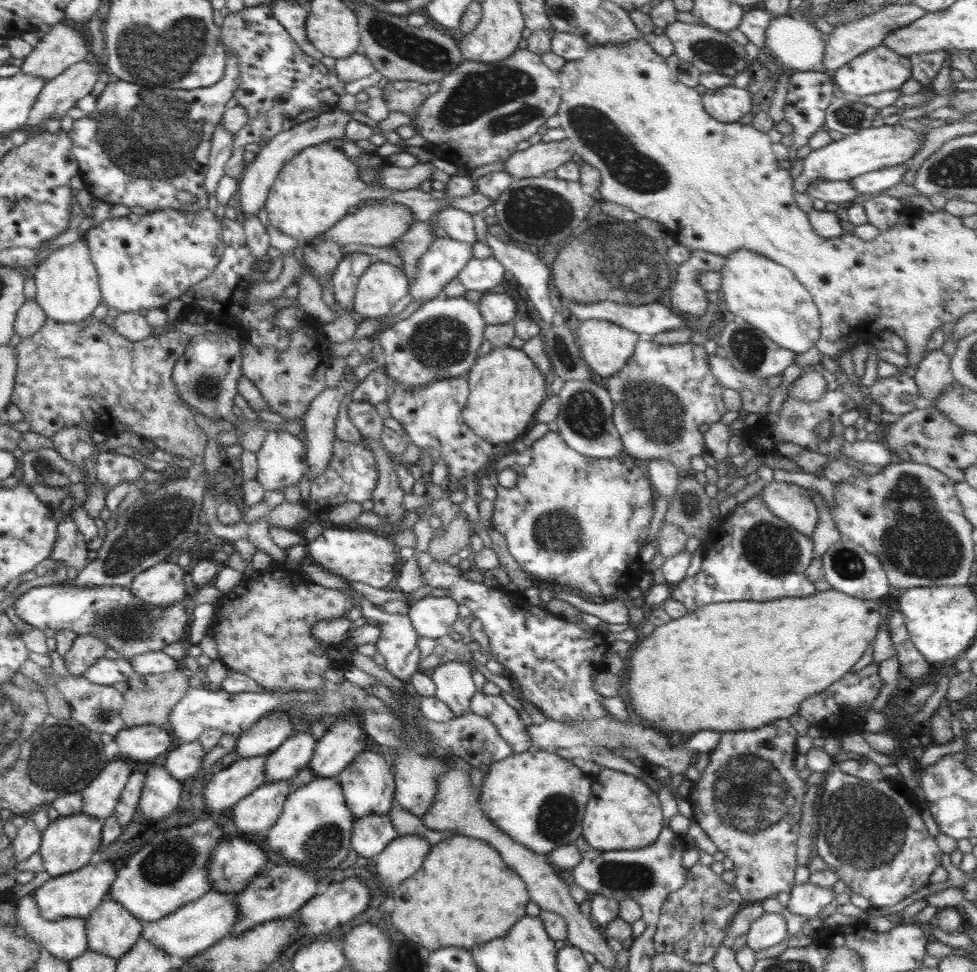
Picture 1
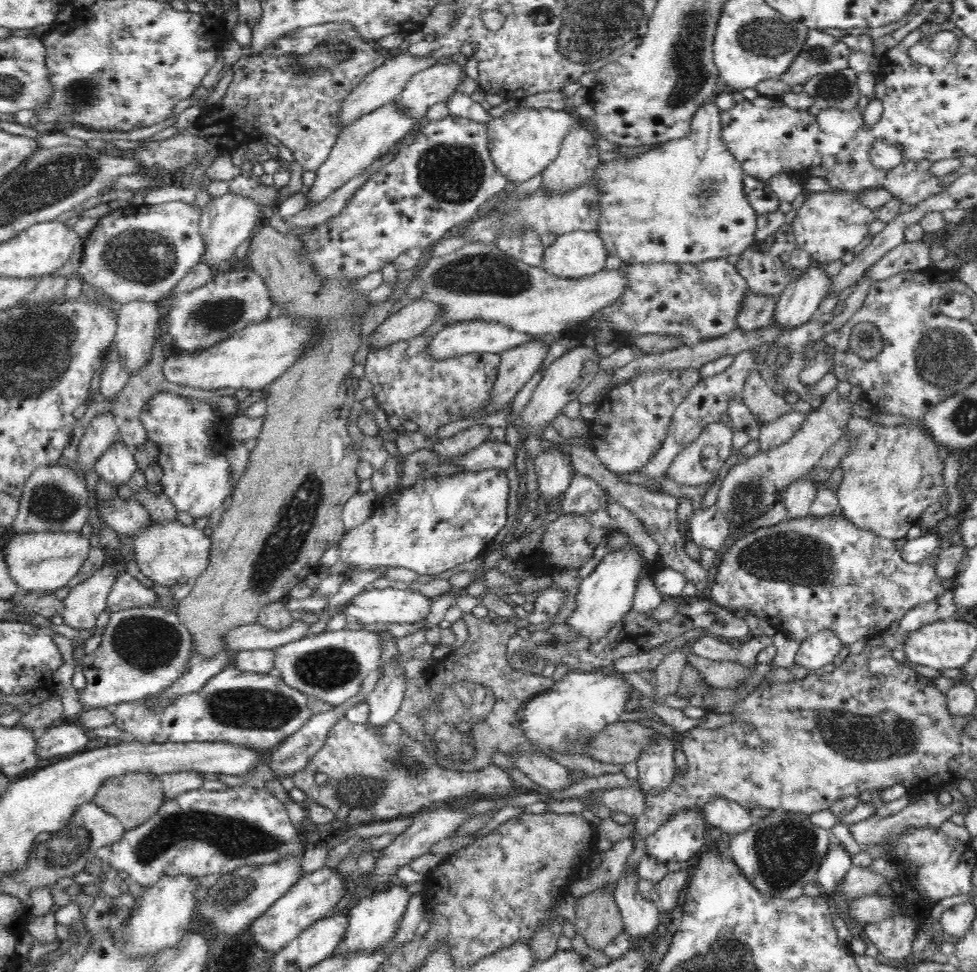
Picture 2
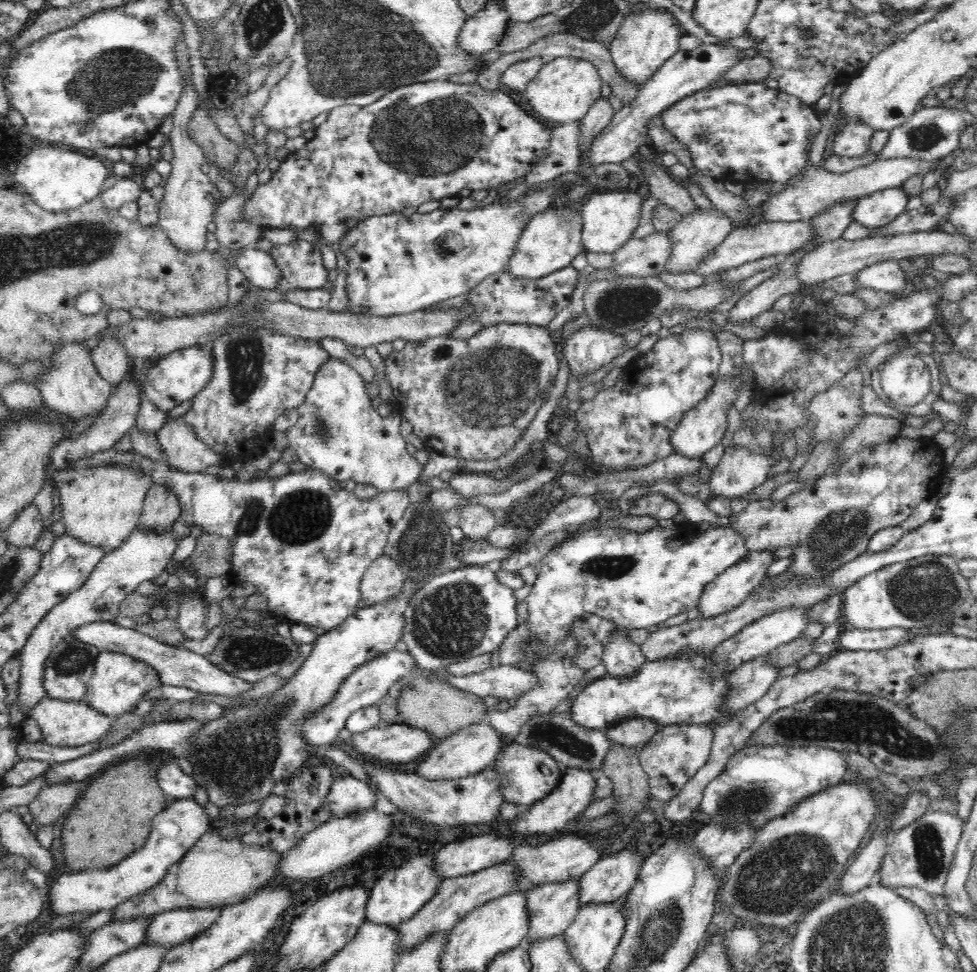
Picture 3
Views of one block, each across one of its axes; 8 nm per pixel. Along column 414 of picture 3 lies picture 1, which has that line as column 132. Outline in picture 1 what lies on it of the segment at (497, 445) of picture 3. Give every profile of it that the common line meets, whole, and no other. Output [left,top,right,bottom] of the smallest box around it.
[11,315,208,464]

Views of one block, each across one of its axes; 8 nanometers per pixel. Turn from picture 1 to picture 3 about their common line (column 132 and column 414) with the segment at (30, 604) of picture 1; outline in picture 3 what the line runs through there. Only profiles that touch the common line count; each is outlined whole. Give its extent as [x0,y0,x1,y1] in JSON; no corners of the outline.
[401,565,519,670]

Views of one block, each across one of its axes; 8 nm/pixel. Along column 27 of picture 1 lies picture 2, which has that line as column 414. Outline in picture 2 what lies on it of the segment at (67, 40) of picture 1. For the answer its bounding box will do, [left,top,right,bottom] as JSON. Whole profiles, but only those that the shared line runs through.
[338,51,438,127]

